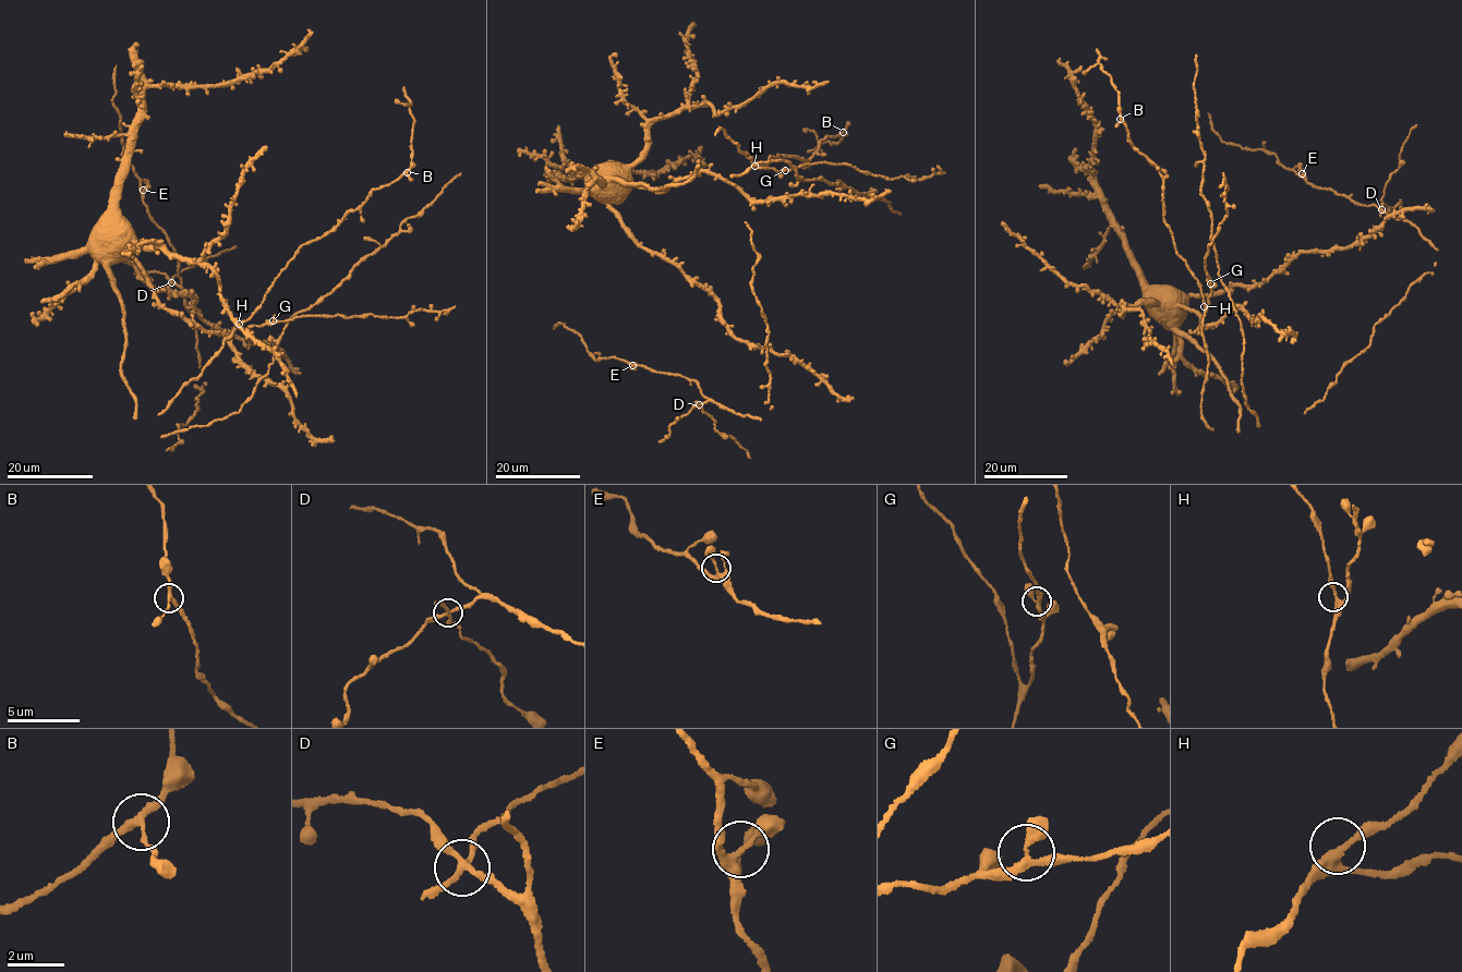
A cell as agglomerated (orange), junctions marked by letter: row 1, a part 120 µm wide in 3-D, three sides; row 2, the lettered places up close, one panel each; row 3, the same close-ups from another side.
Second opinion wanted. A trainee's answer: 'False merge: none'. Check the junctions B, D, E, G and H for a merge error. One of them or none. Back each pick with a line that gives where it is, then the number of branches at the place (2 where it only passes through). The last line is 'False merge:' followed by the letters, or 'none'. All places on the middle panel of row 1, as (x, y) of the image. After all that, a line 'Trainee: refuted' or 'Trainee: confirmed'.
D: Place: (699, 404). Branches: 4
False merge: D
Trainee: refuted

